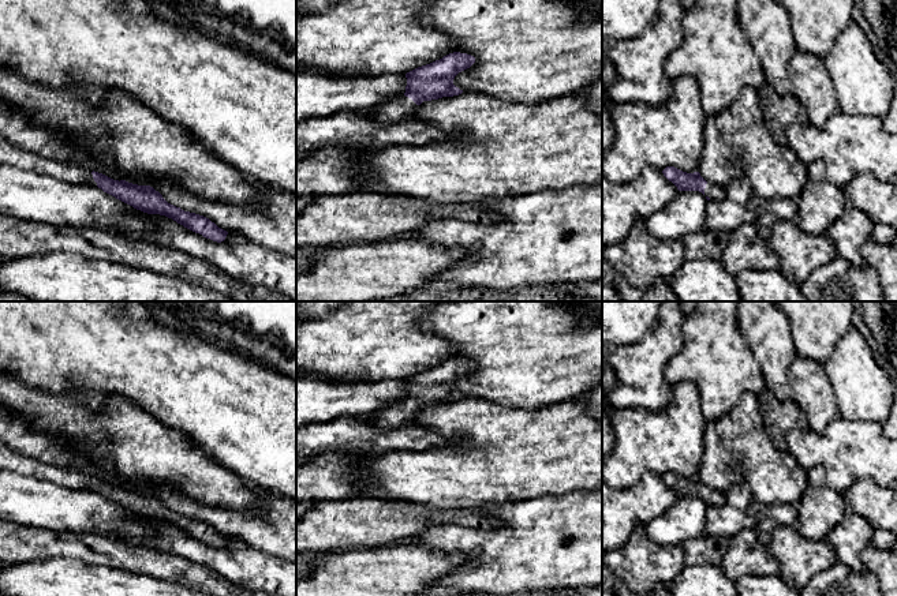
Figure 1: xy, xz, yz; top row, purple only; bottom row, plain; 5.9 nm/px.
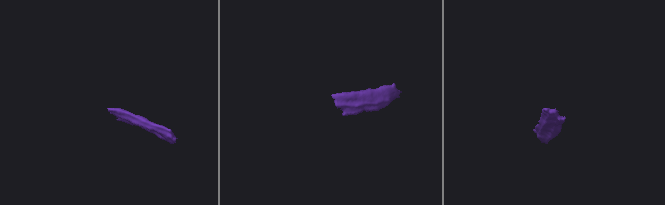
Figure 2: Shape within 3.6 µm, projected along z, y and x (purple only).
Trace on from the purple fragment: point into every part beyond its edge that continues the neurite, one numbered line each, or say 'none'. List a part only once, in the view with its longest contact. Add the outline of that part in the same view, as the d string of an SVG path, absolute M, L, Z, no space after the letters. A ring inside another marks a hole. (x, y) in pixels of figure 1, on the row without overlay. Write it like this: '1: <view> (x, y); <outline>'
1: yz (713, 497); M707 488L704 494L704 502L709 502L710 505L714 506L720 506L725 502L725 492Z

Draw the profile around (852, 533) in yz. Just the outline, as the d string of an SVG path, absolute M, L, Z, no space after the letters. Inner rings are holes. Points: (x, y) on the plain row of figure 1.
M848 510L826 540L836 551L838 563L848 566L855 573L864 573L862 552L871 544L872 532L874 528L864 517Z

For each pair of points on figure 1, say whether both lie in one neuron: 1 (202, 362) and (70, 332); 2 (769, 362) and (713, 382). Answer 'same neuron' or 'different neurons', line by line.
1: same neuron
2: different neurons

